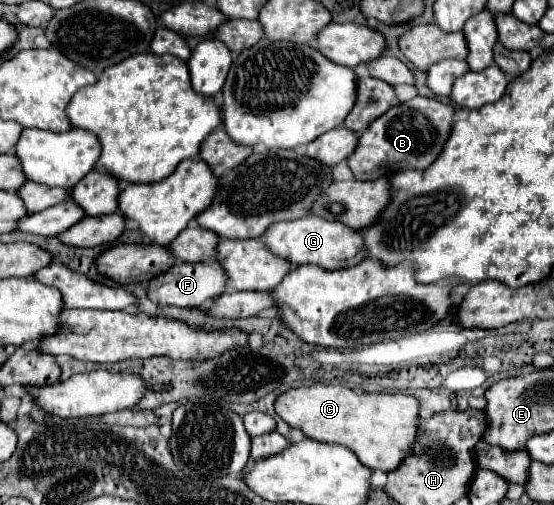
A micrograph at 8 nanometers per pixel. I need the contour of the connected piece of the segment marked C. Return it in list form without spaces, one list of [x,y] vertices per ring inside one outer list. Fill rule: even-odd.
[[[313,384],[283,392],[275,400],[275,412],[307,438],[347,446],[363,466],[383,472],[397,468],[407,456],[417,434],[419,400],[401,392],[355,394],[341,384]]]

